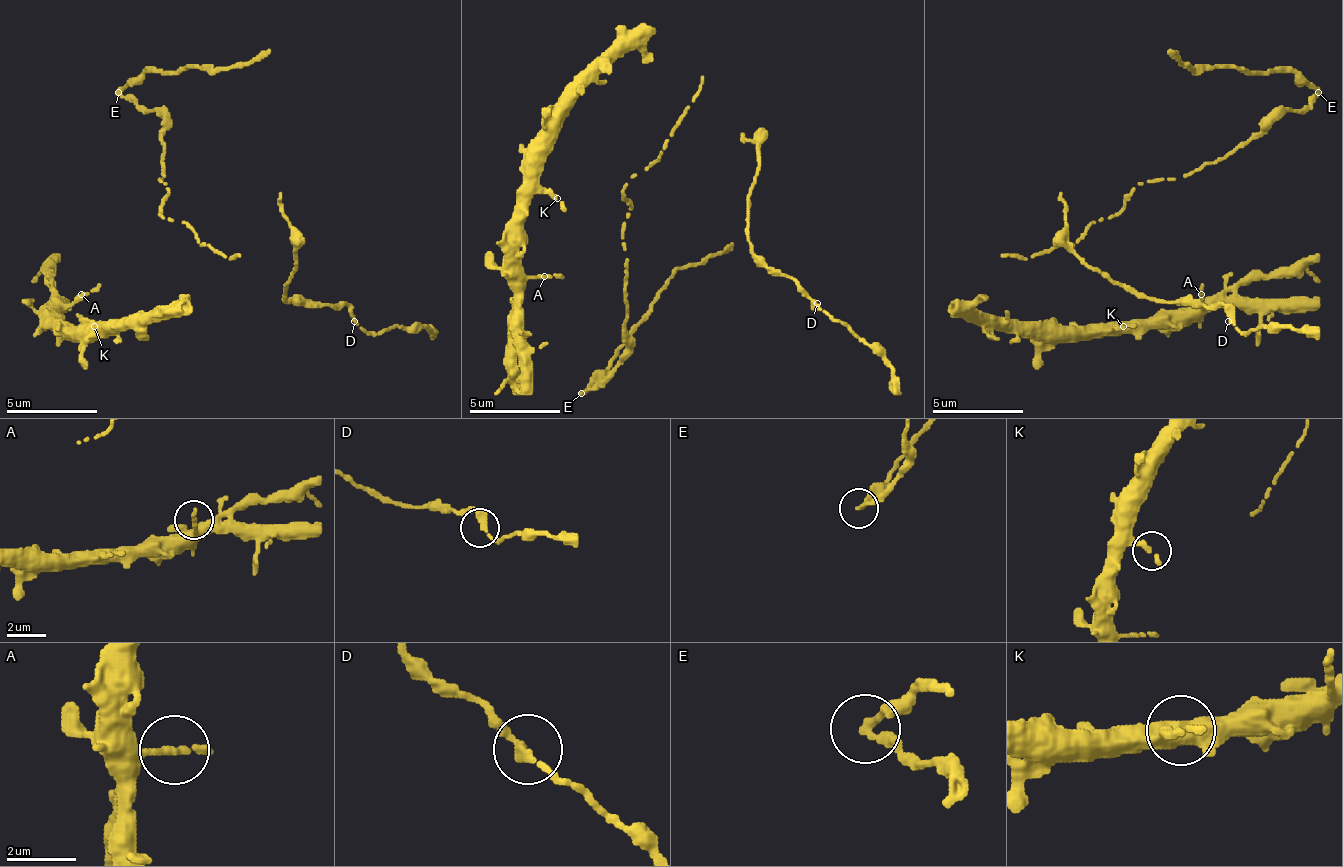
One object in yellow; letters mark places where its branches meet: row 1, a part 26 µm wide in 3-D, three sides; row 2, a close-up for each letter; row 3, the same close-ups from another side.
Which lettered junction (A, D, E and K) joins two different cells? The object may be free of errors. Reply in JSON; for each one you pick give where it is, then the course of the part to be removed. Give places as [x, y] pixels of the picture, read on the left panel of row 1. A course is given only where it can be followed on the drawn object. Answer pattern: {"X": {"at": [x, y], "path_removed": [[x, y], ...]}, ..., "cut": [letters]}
{"E": {"at": [118, 92], "path_removed": [[117, 93], [144, 112], [163, 116], [163, 216], [231, 258], [240, 253]]}, "cut": ["E"]}

